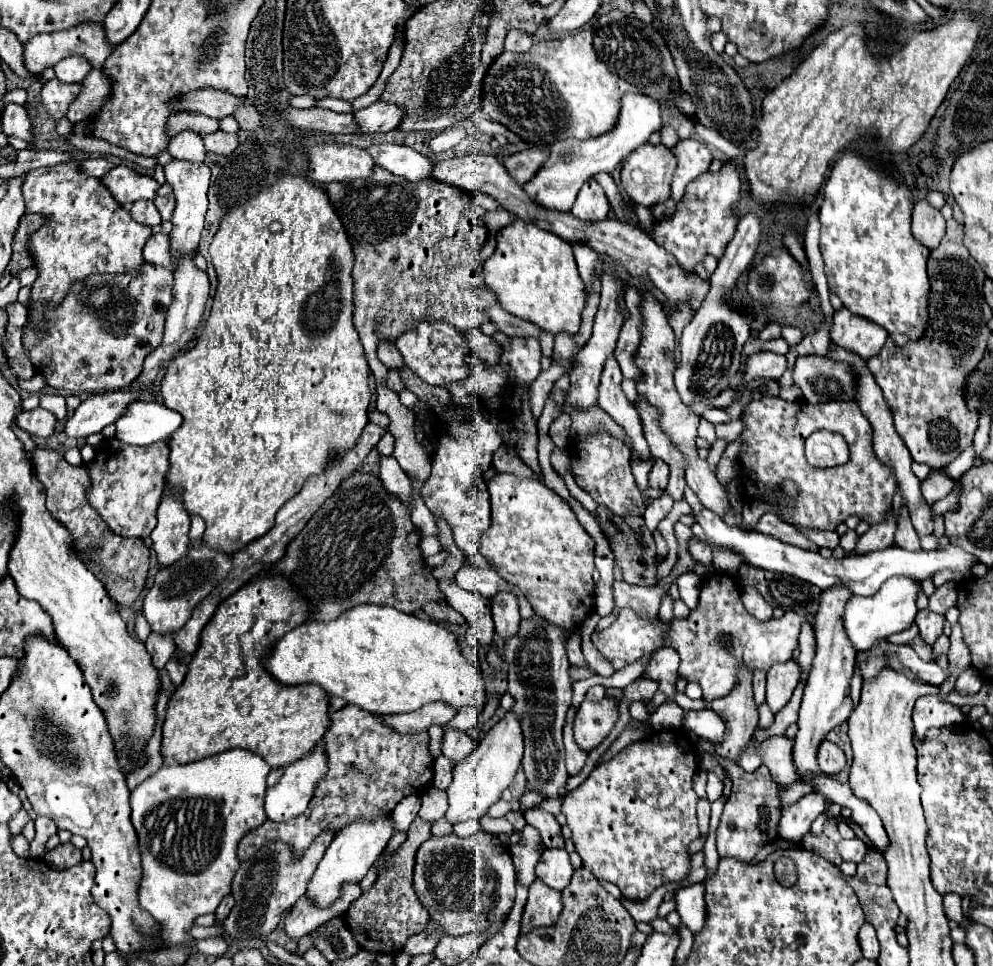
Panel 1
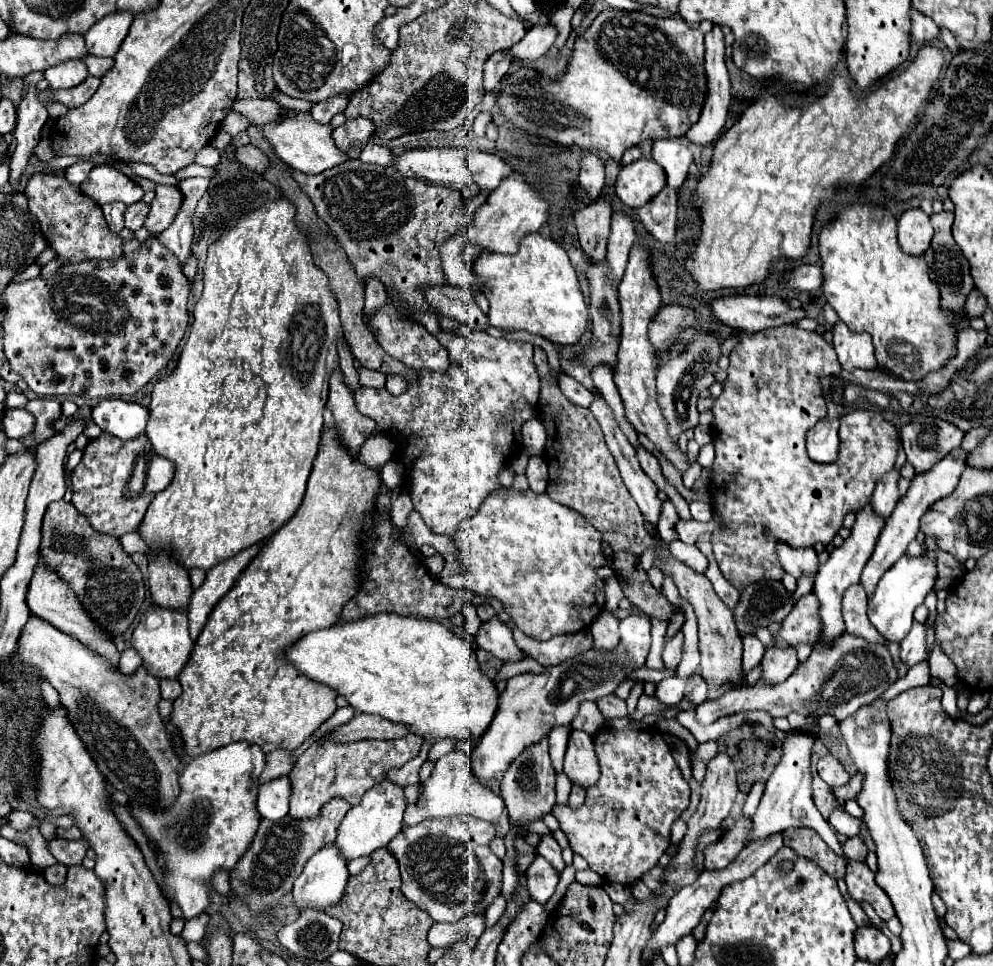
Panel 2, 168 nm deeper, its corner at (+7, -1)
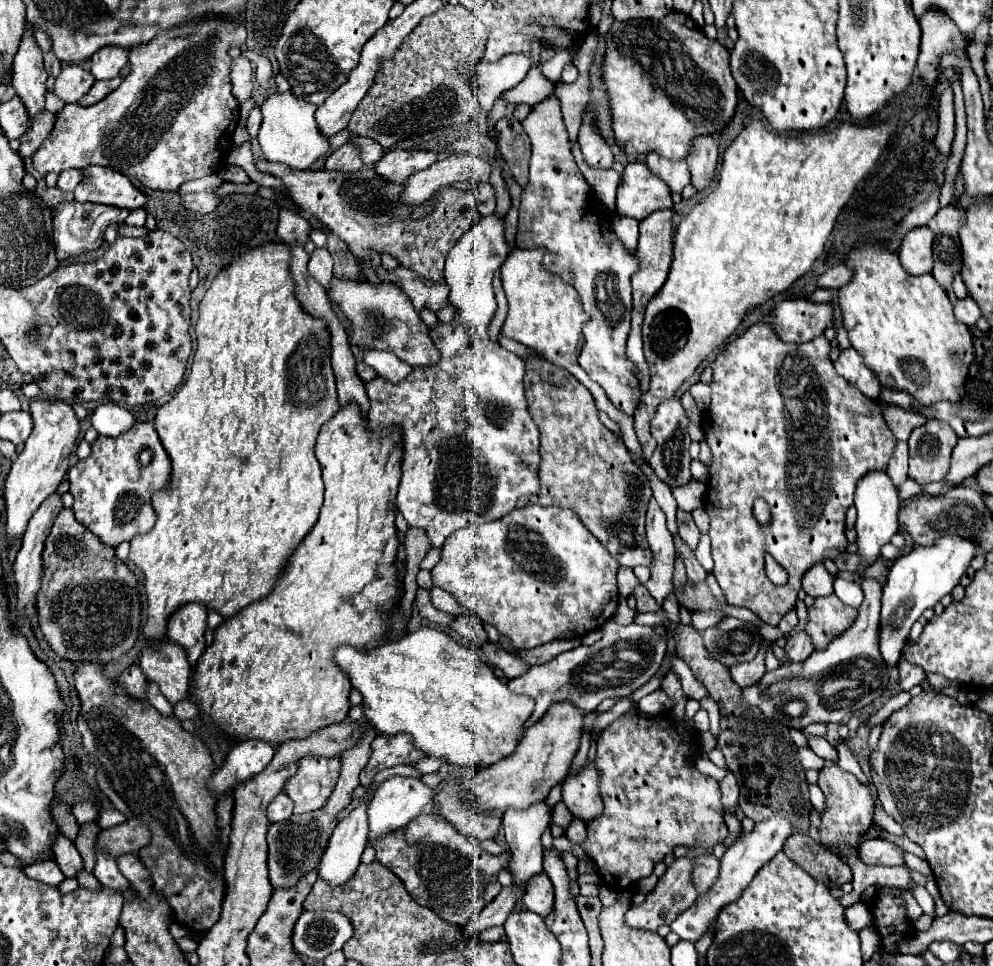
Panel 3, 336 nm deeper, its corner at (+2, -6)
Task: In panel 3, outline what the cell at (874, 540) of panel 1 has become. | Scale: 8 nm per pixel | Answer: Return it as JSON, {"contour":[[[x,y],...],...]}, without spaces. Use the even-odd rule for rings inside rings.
{"contour":[[[898,442],[896,452],[892,454],[892,464],[888,464],[886,474],[894,482],[896,488],[900,488],[908,480],[908,444]]]}

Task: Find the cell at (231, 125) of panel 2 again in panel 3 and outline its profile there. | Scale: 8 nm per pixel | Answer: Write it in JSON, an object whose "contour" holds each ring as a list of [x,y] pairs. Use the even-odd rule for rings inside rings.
{"contour":[[[254,108],[254,110],[248,114],[248,124],[246,124],[250,138],[256,138],[256,136],[258,136],[260,124],[262,124],[262,112],[260,112],[260,108]]]}

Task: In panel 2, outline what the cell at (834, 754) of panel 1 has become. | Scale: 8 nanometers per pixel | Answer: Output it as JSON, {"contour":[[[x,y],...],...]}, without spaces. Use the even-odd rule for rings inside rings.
{"contour":[[[827,755],[827,757],[819,759],[817,773],[831,789],[843,787],[843,785],[849,783],[849,773],[843,769],[843,765],[833,755]]]}

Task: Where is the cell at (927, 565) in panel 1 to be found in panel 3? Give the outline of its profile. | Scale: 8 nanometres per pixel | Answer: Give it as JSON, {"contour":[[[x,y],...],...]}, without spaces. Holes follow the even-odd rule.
{"contour":[[[836,578],[836,596],[852,608],[858,608],[862,604],[862,588],[858,582],[846,582],[842,578]]]}

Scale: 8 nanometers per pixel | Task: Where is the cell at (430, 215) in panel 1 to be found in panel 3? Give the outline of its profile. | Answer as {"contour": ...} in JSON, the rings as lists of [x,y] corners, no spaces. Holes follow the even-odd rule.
{"contour":[[[258,160],[256,168],[282,180],[290,200],[300,204],[324,226],[334,230],[334,234],[348,244],[350,252],[356,258],[368,260],[370,252],[390,254],[398,260],[400,266],[414,270],[418,276],[432,282],[444,280],[442,270],[446,254],[456,244],[456,240],[480,218],[472,192],[444,186],[432,196],[432,212],[428,212],[426,218],[414,220],[412,212],[416,210],[416,206],[402,202],[400,198],[404,186],[388,182],[374,168],[362,168],[358,172],[296,172],[286,164],[274,164],[268,160]]]}

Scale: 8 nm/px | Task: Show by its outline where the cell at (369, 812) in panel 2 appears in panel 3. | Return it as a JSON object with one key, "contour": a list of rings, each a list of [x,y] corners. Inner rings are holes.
{"contour":[[[392,776],[386,782],[382,782],[374,794],[374,798],[368,804],[368,846],[376,846],[378,840],[384,836],[402,830],[412,822],[416,816],[422,814],[426,804],[432,800],[432,790],[422,784],[418,778],[402,778],[402,776]]]}

